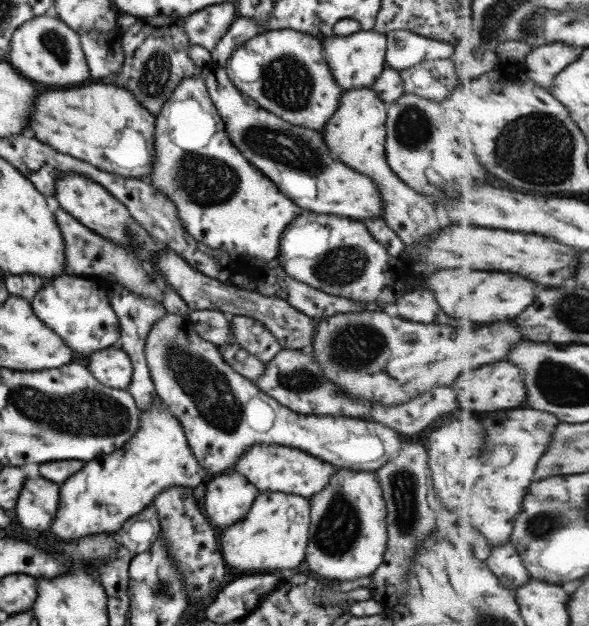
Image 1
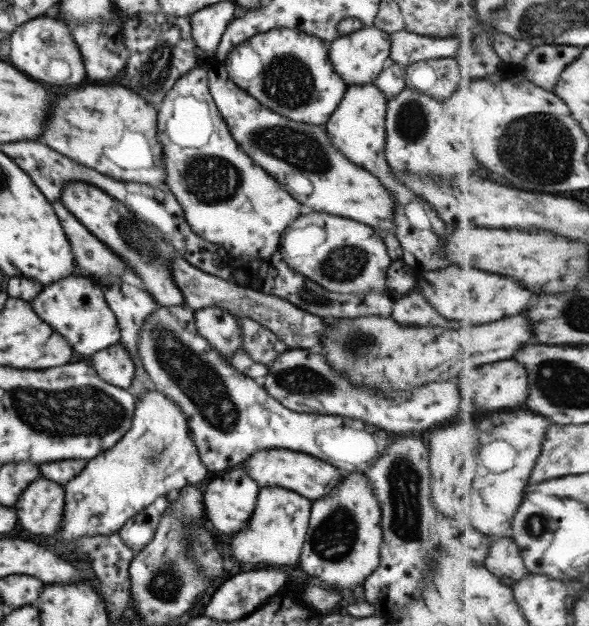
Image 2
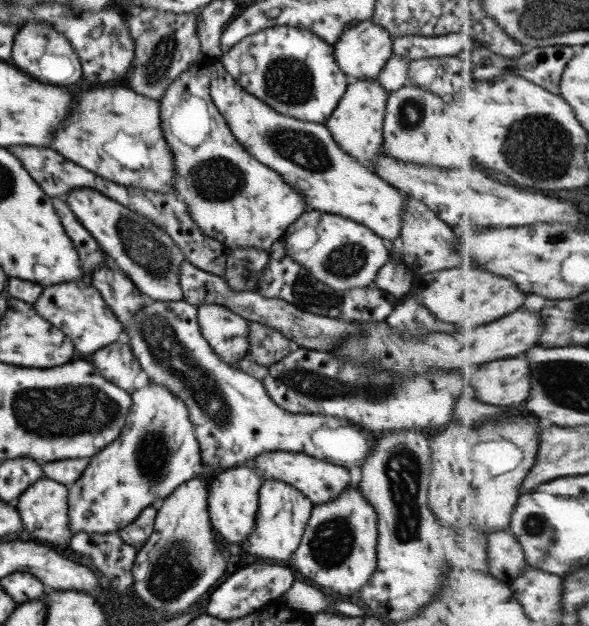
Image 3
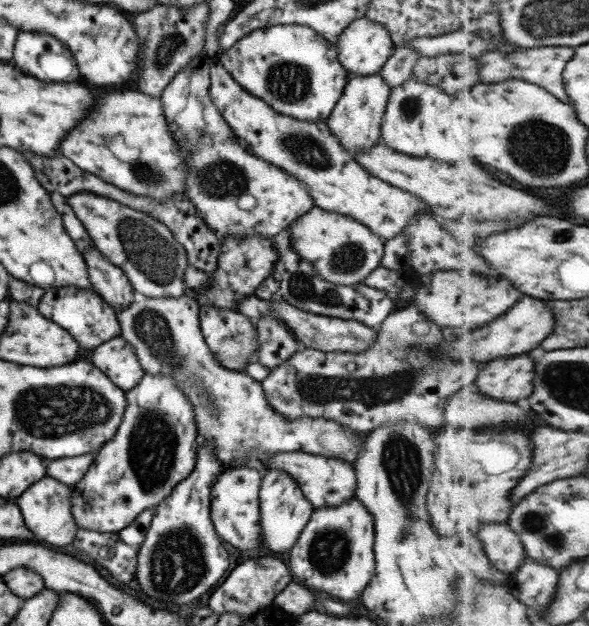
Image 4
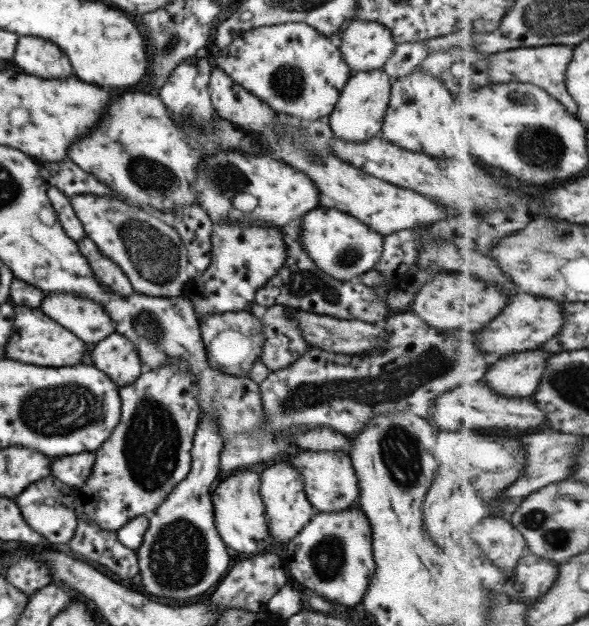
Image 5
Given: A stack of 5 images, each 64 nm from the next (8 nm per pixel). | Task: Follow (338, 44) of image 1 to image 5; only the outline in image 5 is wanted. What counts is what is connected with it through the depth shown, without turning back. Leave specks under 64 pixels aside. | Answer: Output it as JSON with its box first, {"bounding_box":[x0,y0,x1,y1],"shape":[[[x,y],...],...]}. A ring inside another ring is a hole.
{"bounding_box":[340,20,396,72],"shape":[[[350,20],[340,39],[341,57],[352,72],[381,69],[396,45],[387,27],[365,20]]]}

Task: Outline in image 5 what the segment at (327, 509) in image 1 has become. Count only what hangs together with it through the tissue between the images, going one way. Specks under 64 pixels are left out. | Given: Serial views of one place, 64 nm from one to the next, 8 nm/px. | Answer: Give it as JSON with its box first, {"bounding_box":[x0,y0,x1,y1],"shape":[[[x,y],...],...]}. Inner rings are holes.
{"bounding_box":[279,507,375,608],"shape":[[[358,507],[339,512],[315,511],[279,552],[287,560],[287,572],[292,580],[341,608],[355,606],[361,600],[375,568],[369,520]]]}

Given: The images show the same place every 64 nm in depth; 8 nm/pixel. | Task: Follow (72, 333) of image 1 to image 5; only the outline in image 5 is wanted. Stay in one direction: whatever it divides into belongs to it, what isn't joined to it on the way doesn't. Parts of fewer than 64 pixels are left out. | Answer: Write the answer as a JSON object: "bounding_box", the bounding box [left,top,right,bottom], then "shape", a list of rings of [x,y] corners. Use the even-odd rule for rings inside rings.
{"bounding_box":[41,293,114,344],"shape":[[[47,293],[41,312],[87,344],[96,344],[114,332],[111,319],[99,304],[74,295]]]}

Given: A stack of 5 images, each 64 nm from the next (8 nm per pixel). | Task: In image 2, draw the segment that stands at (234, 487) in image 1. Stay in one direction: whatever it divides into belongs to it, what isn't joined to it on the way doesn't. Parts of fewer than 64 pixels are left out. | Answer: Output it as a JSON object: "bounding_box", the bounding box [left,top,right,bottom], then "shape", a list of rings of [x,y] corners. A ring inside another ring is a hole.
{"bounding_box":[203,467,259,536],"shape":[[[238,467],[225,470],[219,477],[213,478],[206,486],[203,495],[203,508],[208,527],[219,530],[227,536],[247,526],[249,516],[253,512],[253,506],[257,498],[259,488],[257,483],[247,475],[245,469]]]}

